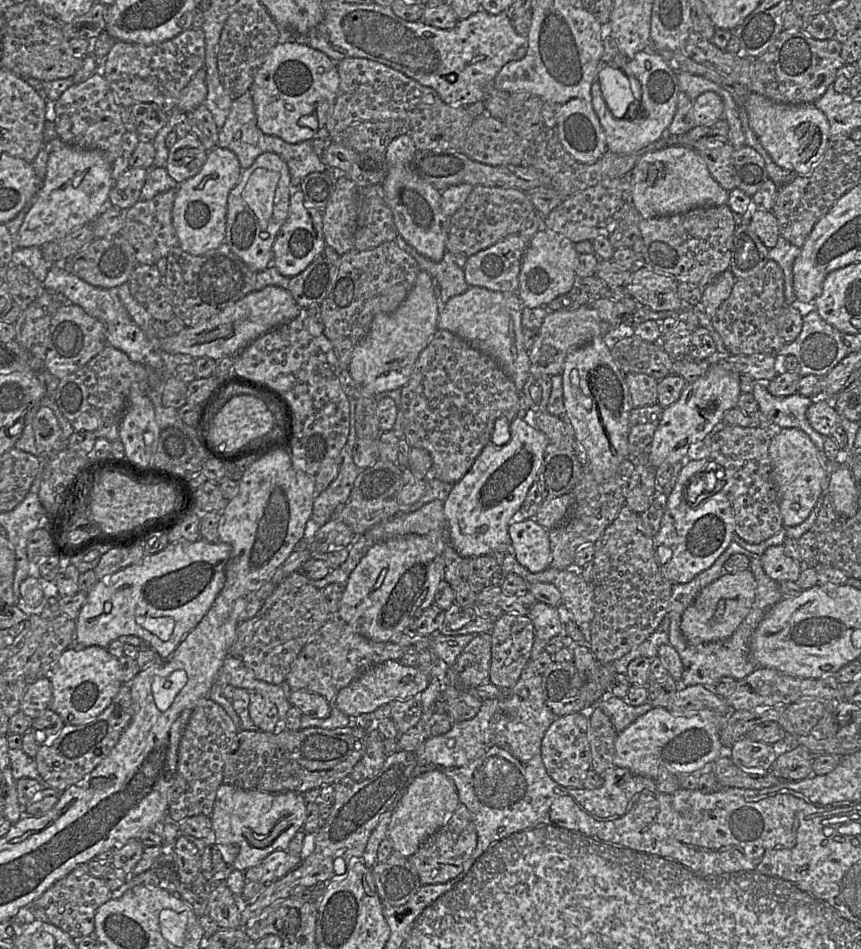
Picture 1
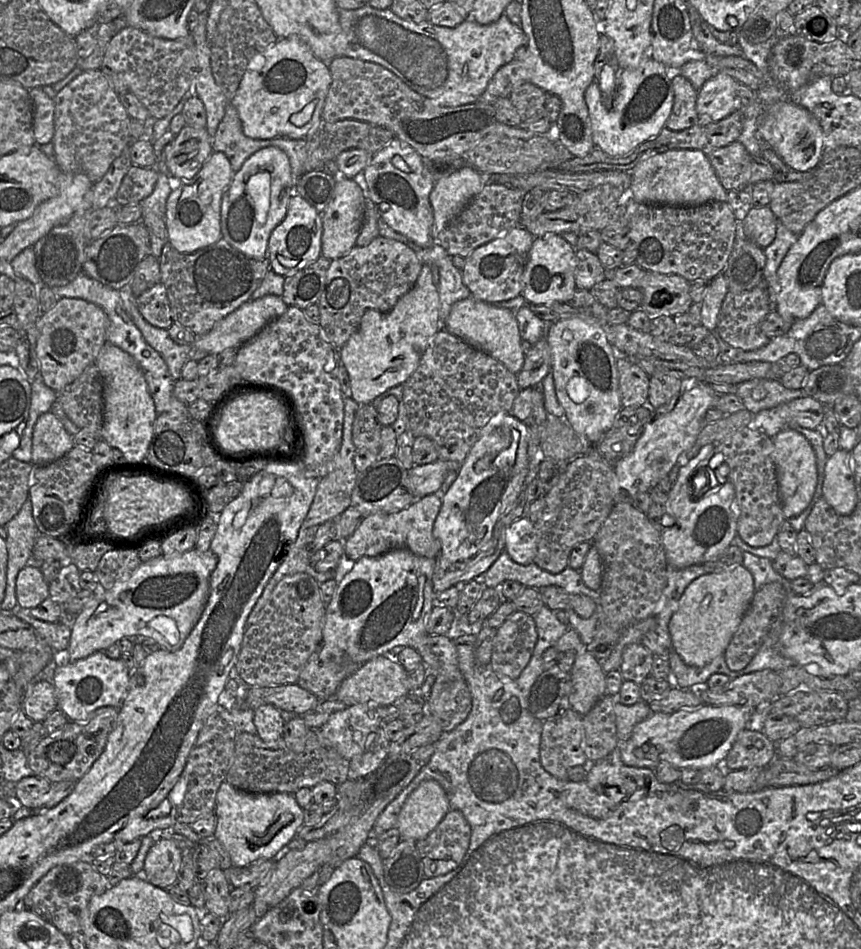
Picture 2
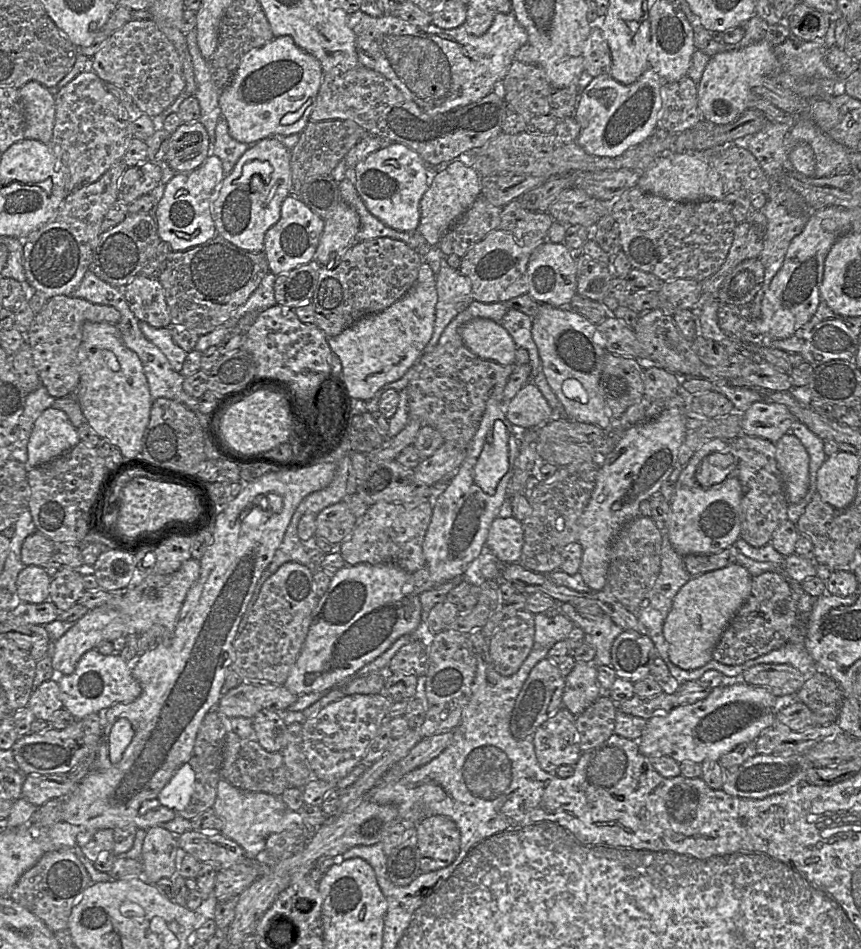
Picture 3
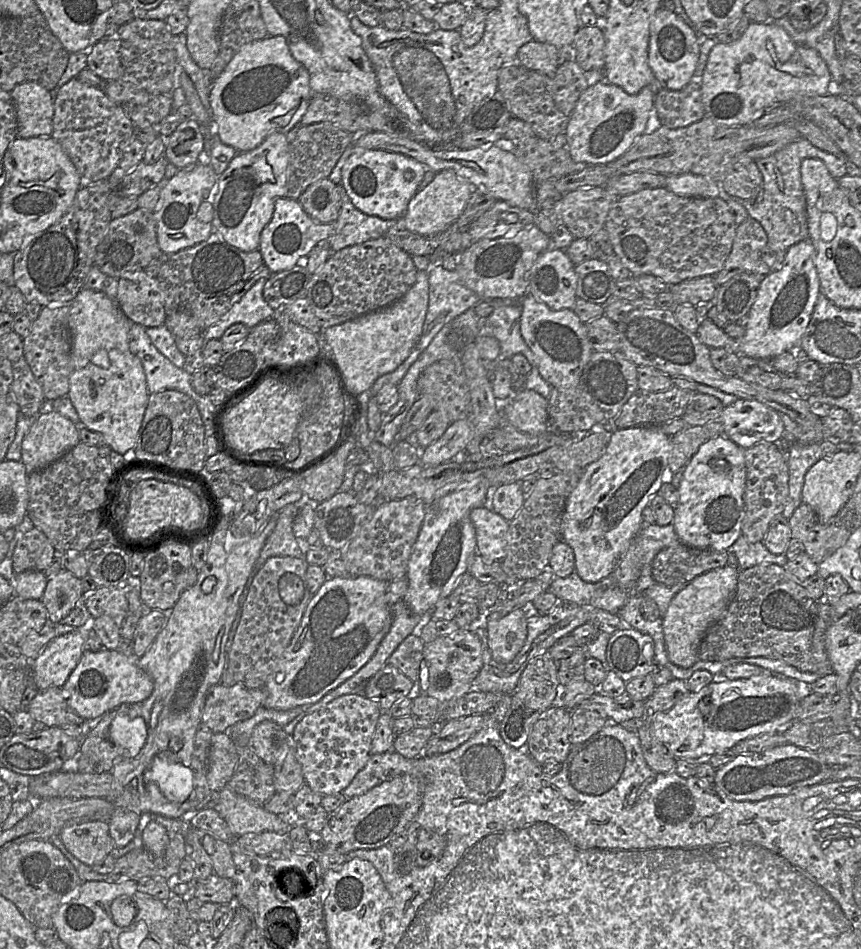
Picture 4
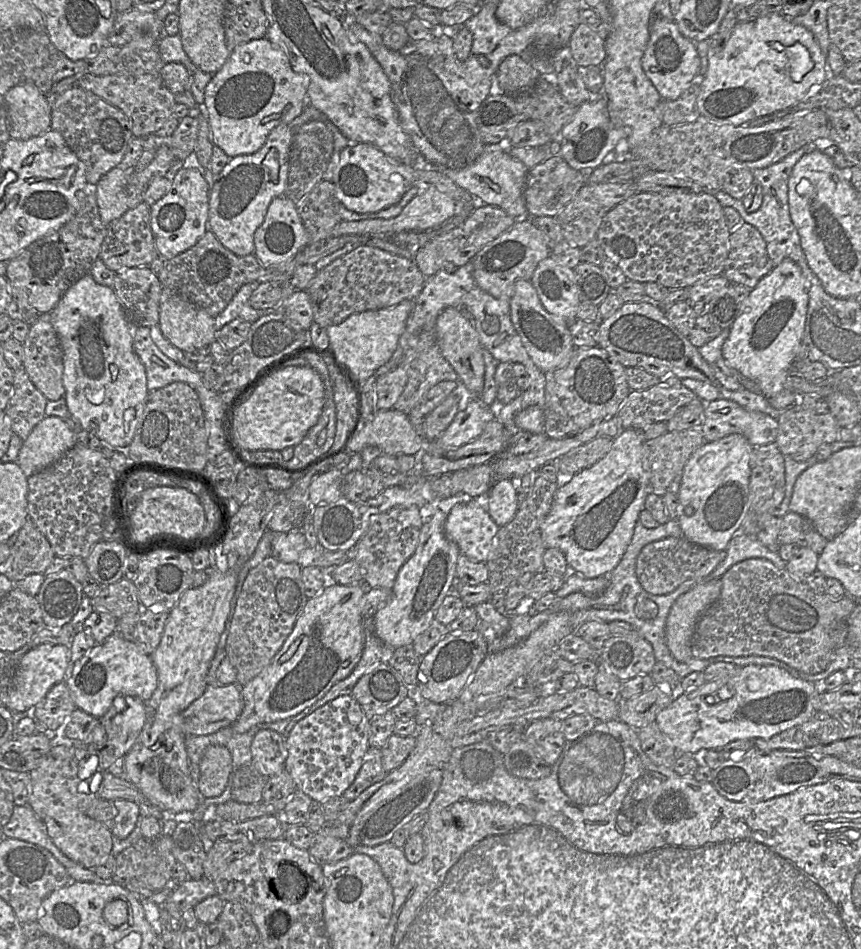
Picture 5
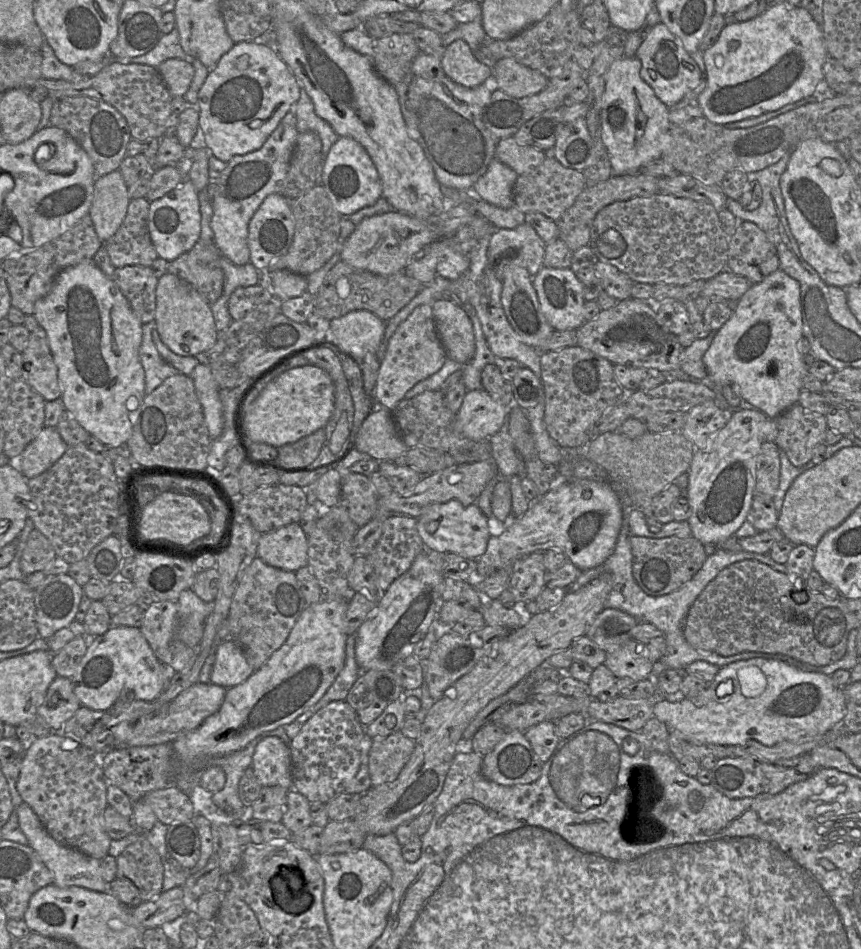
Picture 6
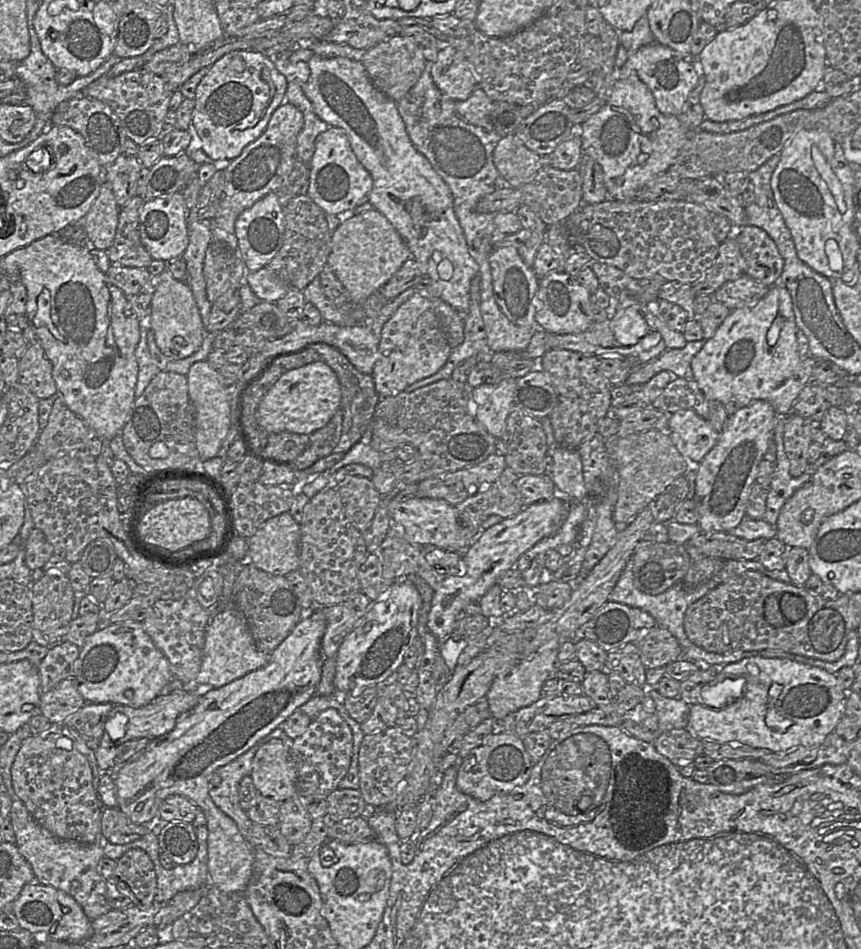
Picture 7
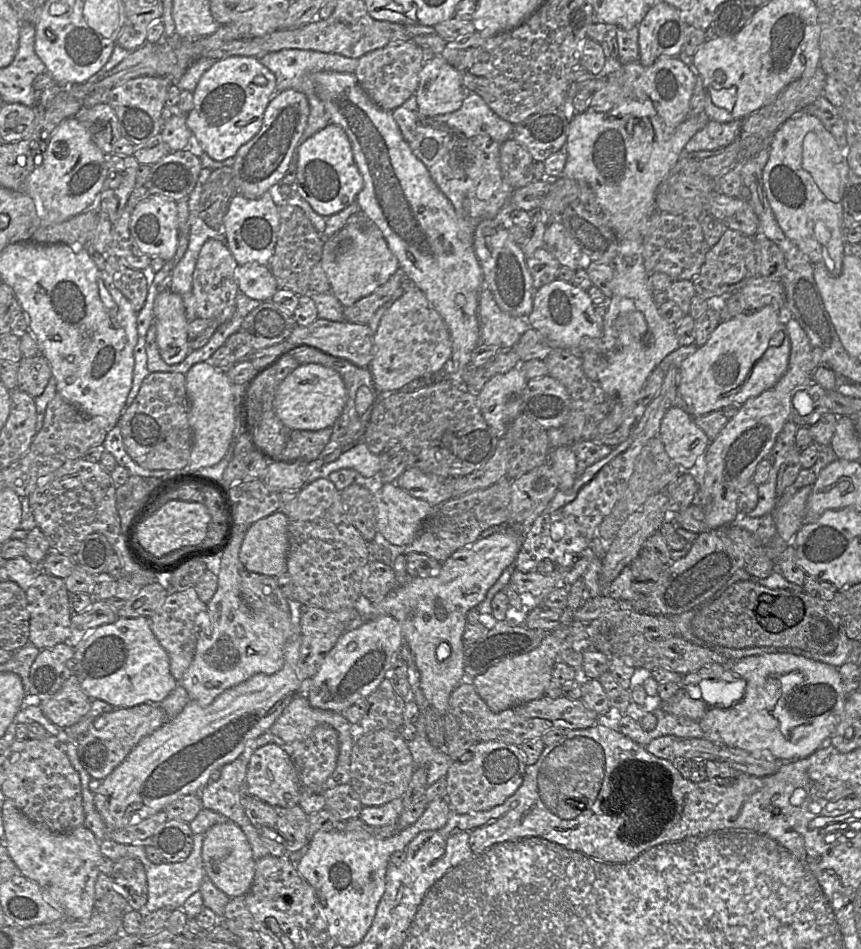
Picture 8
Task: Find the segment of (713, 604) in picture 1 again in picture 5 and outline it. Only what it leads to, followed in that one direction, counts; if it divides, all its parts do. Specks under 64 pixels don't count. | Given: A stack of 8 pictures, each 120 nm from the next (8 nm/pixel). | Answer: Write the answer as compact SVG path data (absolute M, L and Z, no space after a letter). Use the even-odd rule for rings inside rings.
M719 578L703 580L682 594L672 605L666 620L666 643L672 656L686 662L691 659L691 644L697 621L720 596Z

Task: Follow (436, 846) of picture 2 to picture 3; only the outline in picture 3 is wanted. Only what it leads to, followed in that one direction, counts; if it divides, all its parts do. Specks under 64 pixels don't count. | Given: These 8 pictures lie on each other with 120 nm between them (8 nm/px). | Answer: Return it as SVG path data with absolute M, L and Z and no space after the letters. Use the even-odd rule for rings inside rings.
M436 815L416 825L422 873L450 865L460 850L460 830L453 820Z

